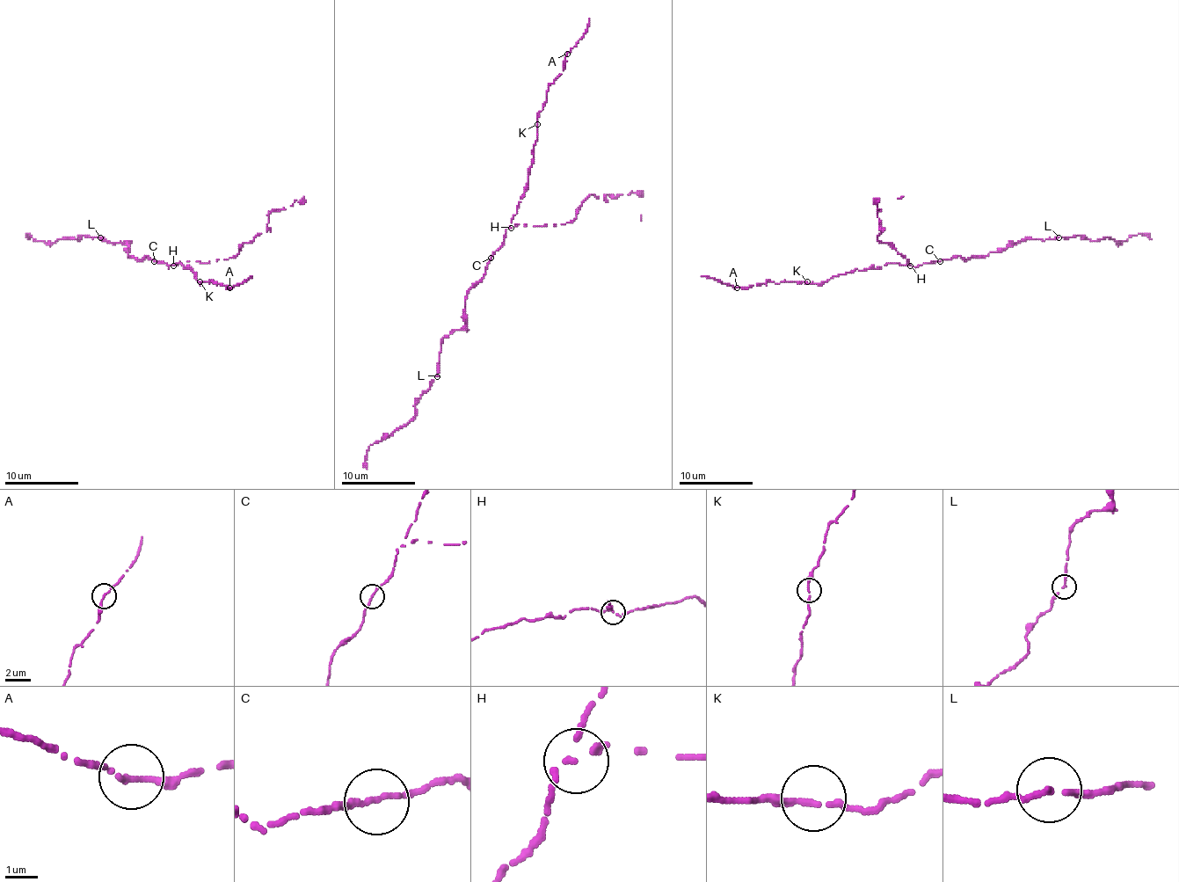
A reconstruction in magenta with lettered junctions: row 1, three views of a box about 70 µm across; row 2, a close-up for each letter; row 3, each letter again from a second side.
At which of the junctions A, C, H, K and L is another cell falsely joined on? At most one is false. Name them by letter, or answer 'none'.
H

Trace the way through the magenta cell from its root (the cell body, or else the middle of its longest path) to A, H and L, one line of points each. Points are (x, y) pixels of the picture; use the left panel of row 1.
A: (154, 261), (167, 263), (169, 266), (181, 263), (196, 274), (200, 283), (214, 281), (229, 287)
H: (154, 261), (167, 263), (169, 266), (174, 265)
L: (154, 261), (146, 256), (141, 259), (129, 258), (126, 244), (109, 243), (105, 239), (102, 241), (100, 237)

